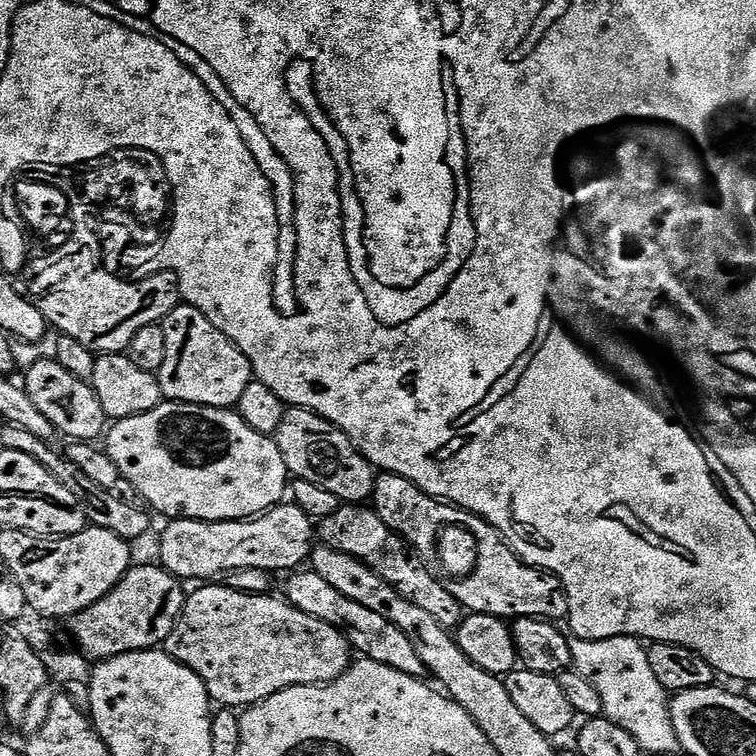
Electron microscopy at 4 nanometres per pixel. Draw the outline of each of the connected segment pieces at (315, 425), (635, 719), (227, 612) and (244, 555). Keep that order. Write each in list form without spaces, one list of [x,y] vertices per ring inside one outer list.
[[[289,407],[274,439],[289,473],[295,479],[323,486],[325,490],[330,490],[330,494],[338,494],[340,501],[346,504],[371,501],[377,469],[356,449],[356,443],[337,424],[332,424],[309,408]]]
[[[569,635],[568,641],[575,671],[580,672],[582,678],[586,678],[586,682],[590,682],[590,686],[594,686],[594,690],[598,690],[598,694],[602,697],[604,716],[607,720],[622,726],[622,730],[626,730],[626,734],[634,734],[638,746],[645,753],[672,751],[675,753],[678,745],[672,725],[672,715],[668,709],[670,696],[664,691],[662,682],[658,682],[658,678],[654,678],[654,670],[650,666],[650,658],[648,657],[648,648],[635,636],[583,640],[577,636]]]
[[[220,582],[193,588],[162,648],[202,678],[217,705],[233,710],[250,708],[290,686],[329,684],[352,664],[354,649],[343,632],[302,614],[283,598],[275,600],[272,594],[251,596]]]
[[[281,502],[251,520],[173,519],[169,524],[160,536],[158,563],[181,582],[208,582],[247,568],[287,573],[299,569],[314,547],[314,521],[291,502]]]

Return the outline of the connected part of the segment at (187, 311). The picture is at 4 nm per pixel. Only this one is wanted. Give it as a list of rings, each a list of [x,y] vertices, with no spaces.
[[[180,303],[162,322],[166,338],[166,358],[159,370],[164,400],[178,404],[201,404],[207,408],[235,409],[246,386],[254,377],[250,362],[202,310]]]

